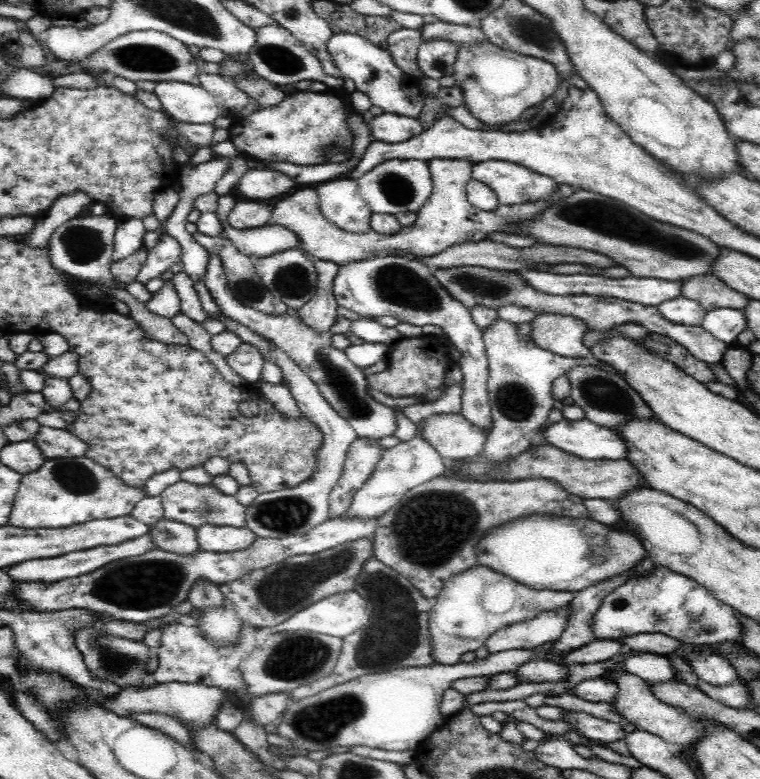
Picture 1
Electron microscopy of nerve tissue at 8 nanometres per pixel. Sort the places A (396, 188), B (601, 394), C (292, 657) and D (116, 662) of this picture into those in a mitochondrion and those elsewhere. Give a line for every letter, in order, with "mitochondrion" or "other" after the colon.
A: mitochondrion
B: mitochondrion
C: mitochondrion
D: mitochondrion

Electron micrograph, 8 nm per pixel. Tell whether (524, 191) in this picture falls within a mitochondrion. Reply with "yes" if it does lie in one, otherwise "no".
yes

